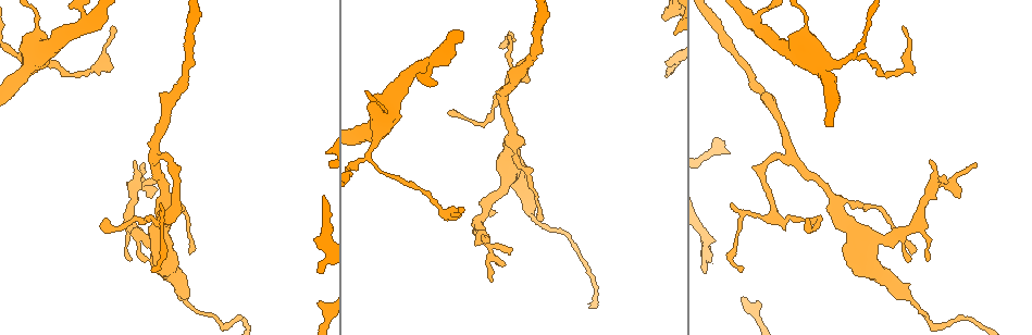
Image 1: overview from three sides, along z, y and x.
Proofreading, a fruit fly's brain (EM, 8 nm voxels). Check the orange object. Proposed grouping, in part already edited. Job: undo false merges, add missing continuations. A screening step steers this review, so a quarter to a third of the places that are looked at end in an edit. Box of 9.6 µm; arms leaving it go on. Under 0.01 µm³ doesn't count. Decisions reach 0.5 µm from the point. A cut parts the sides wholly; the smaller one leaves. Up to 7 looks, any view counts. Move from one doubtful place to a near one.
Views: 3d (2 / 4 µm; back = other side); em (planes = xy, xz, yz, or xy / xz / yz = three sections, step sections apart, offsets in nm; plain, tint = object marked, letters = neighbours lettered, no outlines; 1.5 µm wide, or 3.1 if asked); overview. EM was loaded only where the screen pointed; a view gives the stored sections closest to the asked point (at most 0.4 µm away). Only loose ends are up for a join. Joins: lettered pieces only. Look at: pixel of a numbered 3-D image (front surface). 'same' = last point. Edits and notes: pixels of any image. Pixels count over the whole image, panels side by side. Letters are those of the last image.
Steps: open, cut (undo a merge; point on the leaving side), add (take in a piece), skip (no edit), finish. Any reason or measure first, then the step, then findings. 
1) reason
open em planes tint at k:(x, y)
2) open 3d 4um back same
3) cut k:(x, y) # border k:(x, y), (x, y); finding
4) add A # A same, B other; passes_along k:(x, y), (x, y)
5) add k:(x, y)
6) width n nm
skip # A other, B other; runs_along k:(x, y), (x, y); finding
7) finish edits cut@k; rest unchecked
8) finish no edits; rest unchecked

three-way junction
open 3d 2um at 1:(365, 159)

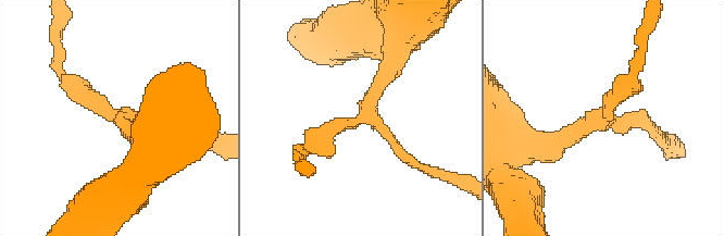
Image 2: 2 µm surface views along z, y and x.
arms 3; shape alone is not enough
open em planes tint at 2:(124, 123)

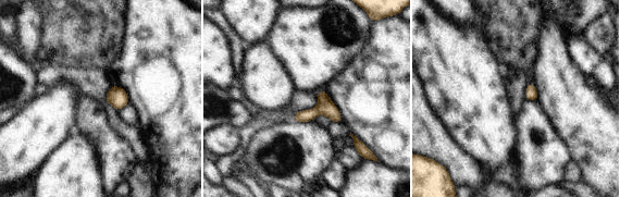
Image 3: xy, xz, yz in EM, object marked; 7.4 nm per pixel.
open em planes letters same

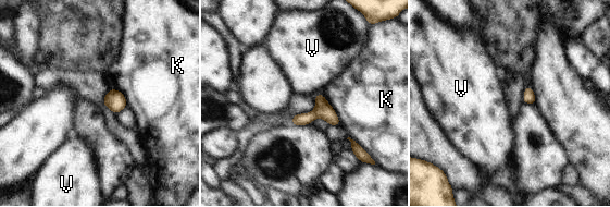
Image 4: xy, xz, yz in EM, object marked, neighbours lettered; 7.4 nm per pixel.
width 70 nm; longest_contact K 300 nm
skip # K other, V other; all the same neuron

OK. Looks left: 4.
branch stops here
open em xy step 8 tint at 1:(459, 209)

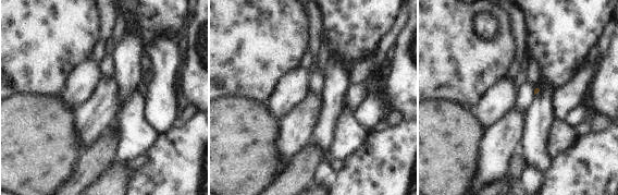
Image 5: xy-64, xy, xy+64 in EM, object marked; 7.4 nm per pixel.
open em planes letters same

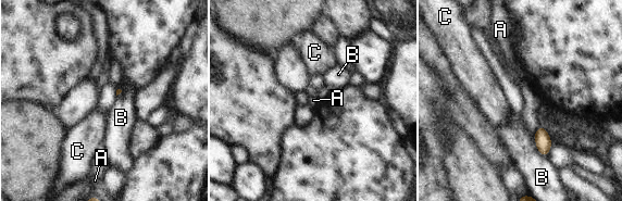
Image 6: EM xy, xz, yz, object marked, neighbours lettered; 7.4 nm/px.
skip # A other, B other, C other; border 6:(533, 136), (536, 149), (547, 156); no lettered piece goes on from it

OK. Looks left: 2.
an open end
open em planes letters at 1:(755, 302)

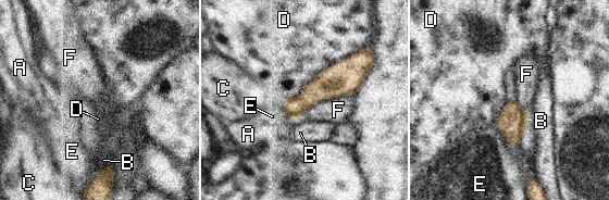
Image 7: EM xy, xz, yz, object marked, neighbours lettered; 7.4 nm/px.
skip # A other, B other, C other, D other, E other, F other; runs_along 7:(364, 72), (285, 107); no lettered piece goes on from it

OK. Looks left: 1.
finish no edits; rest unchecked

